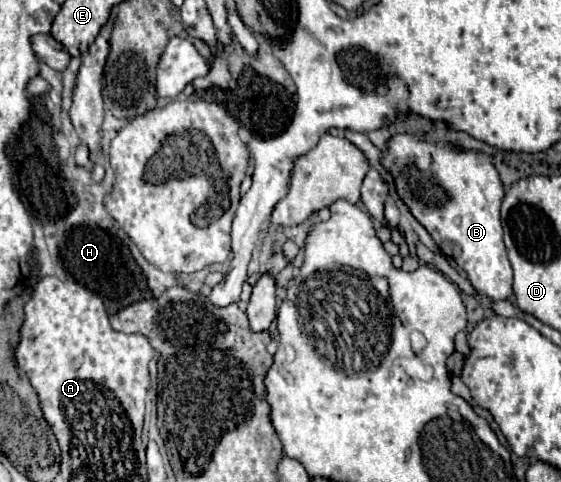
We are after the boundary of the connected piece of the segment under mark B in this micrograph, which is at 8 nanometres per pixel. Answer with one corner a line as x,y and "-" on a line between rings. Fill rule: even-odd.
400,134
390,138
388,150
384,156
384,166
392,172
396,190
400,198
406,202
414,218
430,232
438,248
454,258
454,262
468,274
470,284
478,294
488,296
490,300
508,300
512,298
512,266
506,256
504,240
502,240
502,224
500,207
504,188
496,168
492,166
492,158
482,152
460,152
448,144
428,144
410,134

